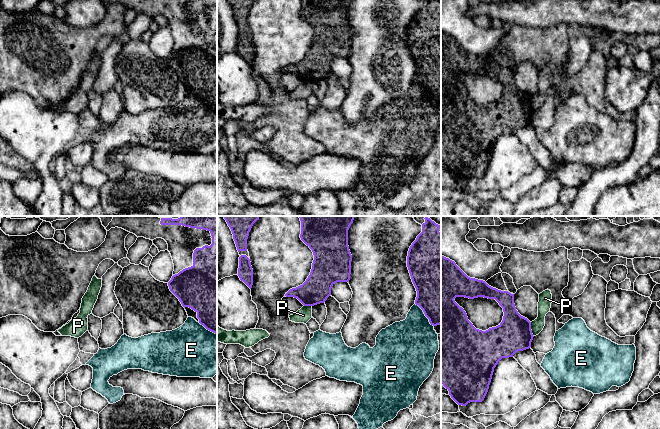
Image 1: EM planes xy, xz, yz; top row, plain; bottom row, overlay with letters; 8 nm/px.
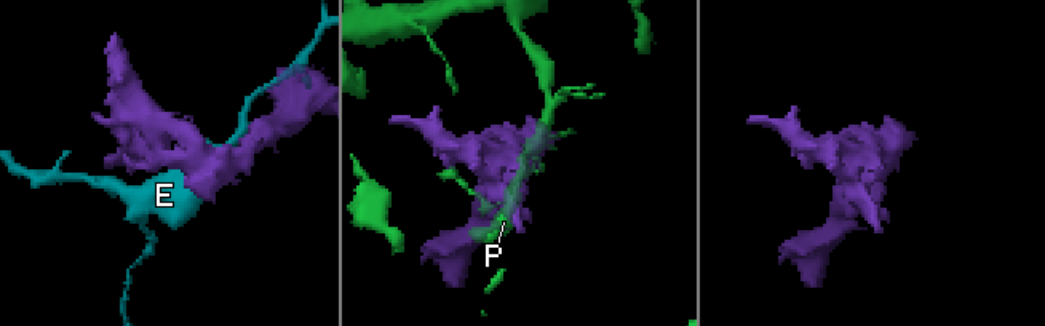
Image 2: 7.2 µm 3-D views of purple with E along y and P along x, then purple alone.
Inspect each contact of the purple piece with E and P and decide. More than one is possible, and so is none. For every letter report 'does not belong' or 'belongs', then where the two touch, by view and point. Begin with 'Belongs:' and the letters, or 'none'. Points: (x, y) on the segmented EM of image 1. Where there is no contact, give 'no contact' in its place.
Belongs: none
E: does not belong | xz (425, 315)
P: does not belong | yz (530, 329)

